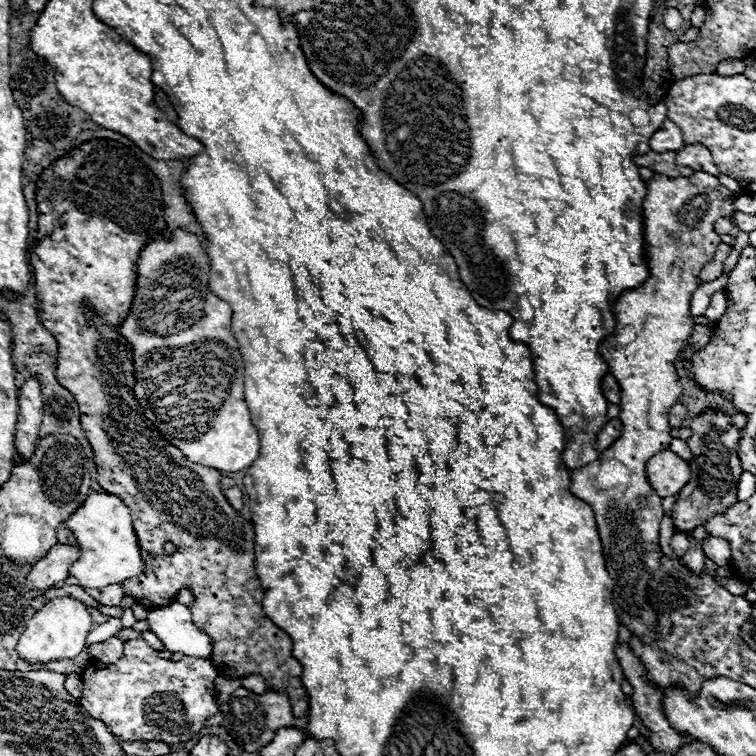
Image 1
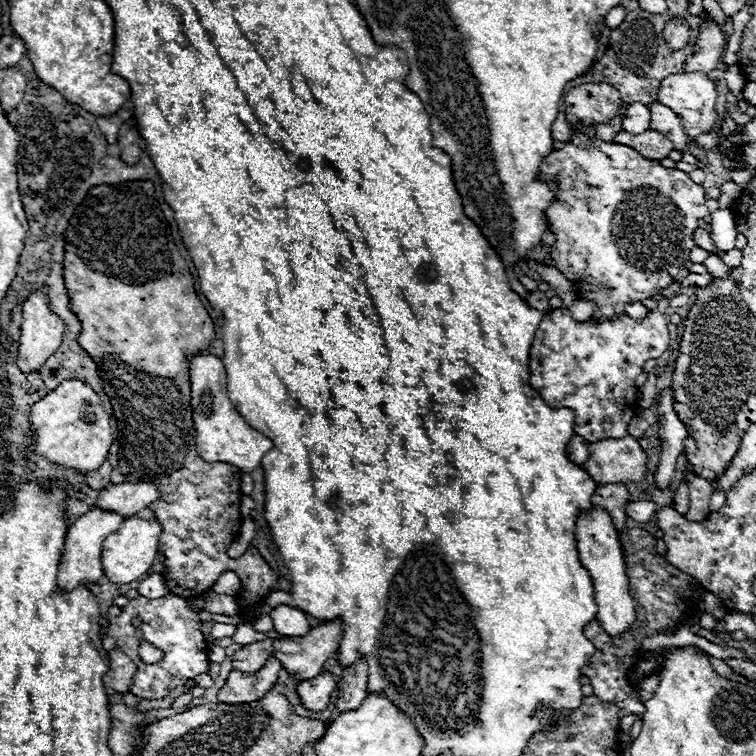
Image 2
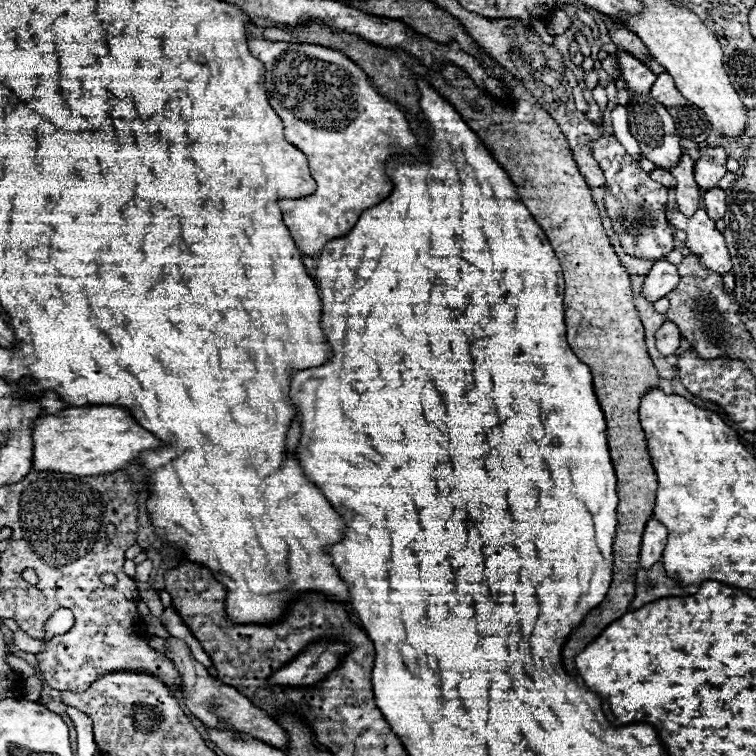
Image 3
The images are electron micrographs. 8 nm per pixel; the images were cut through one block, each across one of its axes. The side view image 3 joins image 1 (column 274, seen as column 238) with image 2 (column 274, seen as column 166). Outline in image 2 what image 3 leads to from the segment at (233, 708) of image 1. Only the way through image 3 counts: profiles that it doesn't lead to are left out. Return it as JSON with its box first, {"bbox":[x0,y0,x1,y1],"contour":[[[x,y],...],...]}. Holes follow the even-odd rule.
{"bbox":[272,620,342,682],"contour":[[[334,620],[312,628],[304,638],[276,640],[272,656],[292,678],[304,682],[308,678],[316,678],[322,672],[324,662],[336,654],[340,638],[342,628],[340,622]],[[290,644],[298,646],[298,650],[292,650]]]}

